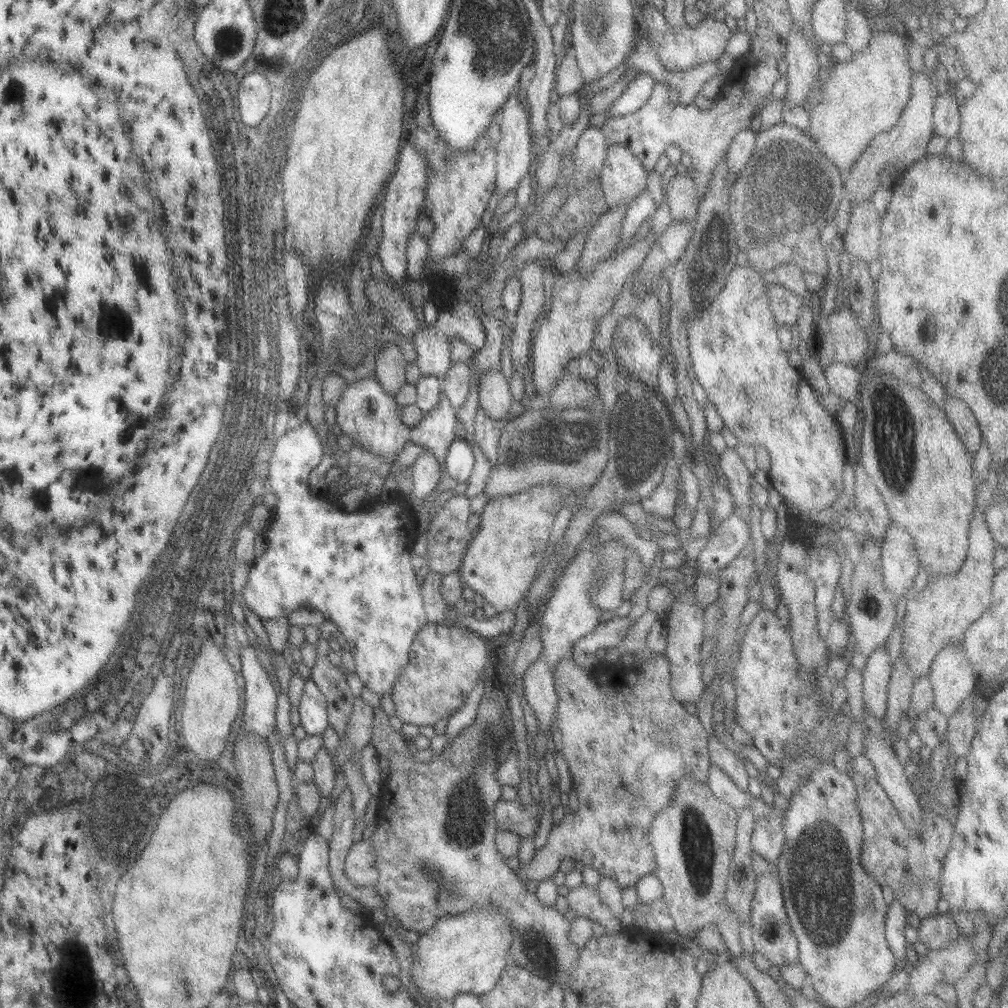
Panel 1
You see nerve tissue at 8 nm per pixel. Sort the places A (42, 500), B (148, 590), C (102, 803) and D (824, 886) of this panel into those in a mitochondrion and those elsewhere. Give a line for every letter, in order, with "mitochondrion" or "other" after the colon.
A: other
B: mitochondrion
C: mitochondrion
D: mitochondrion

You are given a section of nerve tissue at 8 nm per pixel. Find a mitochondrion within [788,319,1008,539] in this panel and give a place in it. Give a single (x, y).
(889, 439)

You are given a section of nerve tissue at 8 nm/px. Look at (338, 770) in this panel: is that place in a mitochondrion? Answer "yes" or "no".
no

